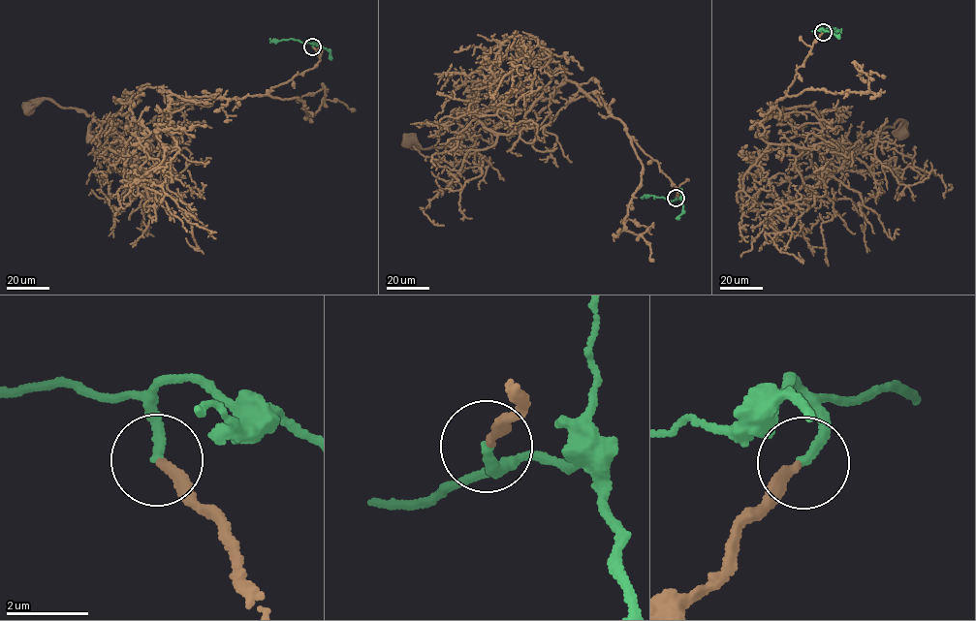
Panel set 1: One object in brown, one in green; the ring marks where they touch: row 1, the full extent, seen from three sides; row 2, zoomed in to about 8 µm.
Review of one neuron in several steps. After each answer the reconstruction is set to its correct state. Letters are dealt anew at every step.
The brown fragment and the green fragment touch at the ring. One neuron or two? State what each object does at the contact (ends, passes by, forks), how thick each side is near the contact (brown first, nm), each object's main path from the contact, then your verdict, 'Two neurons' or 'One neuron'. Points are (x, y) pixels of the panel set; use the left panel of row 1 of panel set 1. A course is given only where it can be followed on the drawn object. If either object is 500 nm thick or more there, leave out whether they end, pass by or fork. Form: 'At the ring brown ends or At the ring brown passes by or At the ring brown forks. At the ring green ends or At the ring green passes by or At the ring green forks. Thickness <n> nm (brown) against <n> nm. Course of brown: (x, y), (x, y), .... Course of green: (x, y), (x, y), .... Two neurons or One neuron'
At the ring brown ends. At the ring green ends. Thickness 200 nm (brown) against 220 nm. Course of brown: (312, 46), (316, 66), (264, 95), (186, 100), (147, 83), (89, 130), (92, 116), (75, 108), (26, 106). Course of green: (312, 46), (311, 43), (293, 38), (273, 42), (269, 39). One neuron

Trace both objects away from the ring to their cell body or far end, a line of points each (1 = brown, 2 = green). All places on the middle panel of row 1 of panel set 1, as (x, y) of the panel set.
1: (676, 198), (626, 126), (569, 80), (539, 114), (473, 104), (457, 115), (460, 139), (421, 149), (407, 139)
2: (676, 198), (669, 201), (650, 195), (643, 199)

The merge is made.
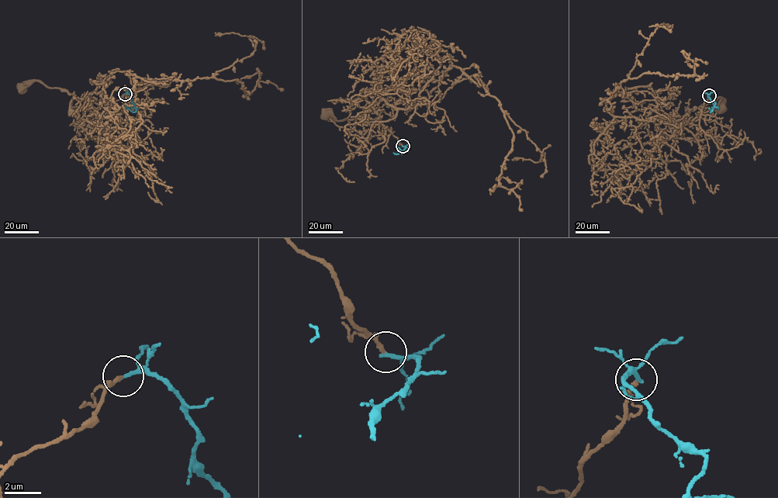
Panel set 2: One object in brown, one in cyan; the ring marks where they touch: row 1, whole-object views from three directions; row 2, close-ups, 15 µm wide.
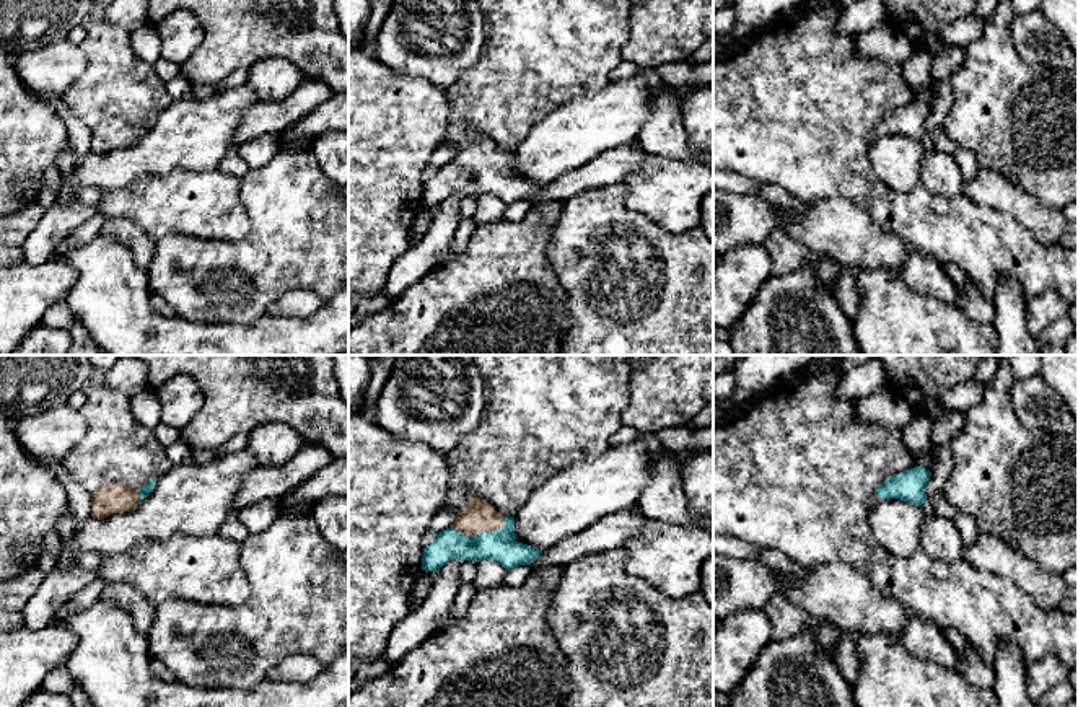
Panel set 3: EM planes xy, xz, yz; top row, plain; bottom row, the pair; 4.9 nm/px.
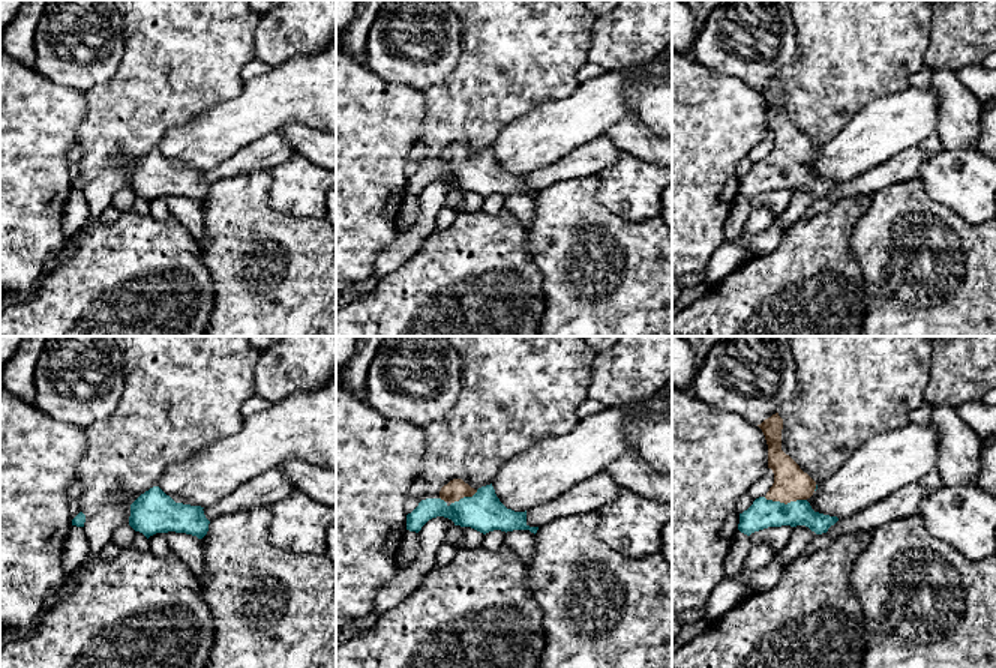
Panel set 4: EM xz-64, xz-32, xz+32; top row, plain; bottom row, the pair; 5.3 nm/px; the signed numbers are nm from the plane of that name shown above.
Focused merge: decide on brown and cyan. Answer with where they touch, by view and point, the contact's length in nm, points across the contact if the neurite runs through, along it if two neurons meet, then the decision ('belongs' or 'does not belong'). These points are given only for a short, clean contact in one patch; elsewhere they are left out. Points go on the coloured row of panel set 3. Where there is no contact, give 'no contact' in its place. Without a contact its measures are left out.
xz (481, 531) | 280 nm | across xz (479, 517), (481, 531), (499, 546) | belongs

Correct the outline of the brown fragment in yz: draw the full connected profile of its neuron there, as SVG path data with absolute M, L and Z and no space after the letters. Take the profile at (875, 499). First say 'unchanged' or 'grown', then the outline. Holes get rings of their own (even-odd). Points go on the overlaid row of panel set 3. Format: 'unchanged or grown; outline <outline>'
grown; outline M922 466L910 468L889 476L876 490L871 505L881 500L899 498L910 505L922 507L927 502L925 487L931 472Z

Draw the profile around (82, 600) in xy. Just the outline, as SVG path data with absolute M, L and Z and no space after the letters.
M96 577L88 586L75 593L65 604L62 604L52 619L52 624L62 626L62 617L70 613L78 613L90 608L94 601L101 598L106 583Z

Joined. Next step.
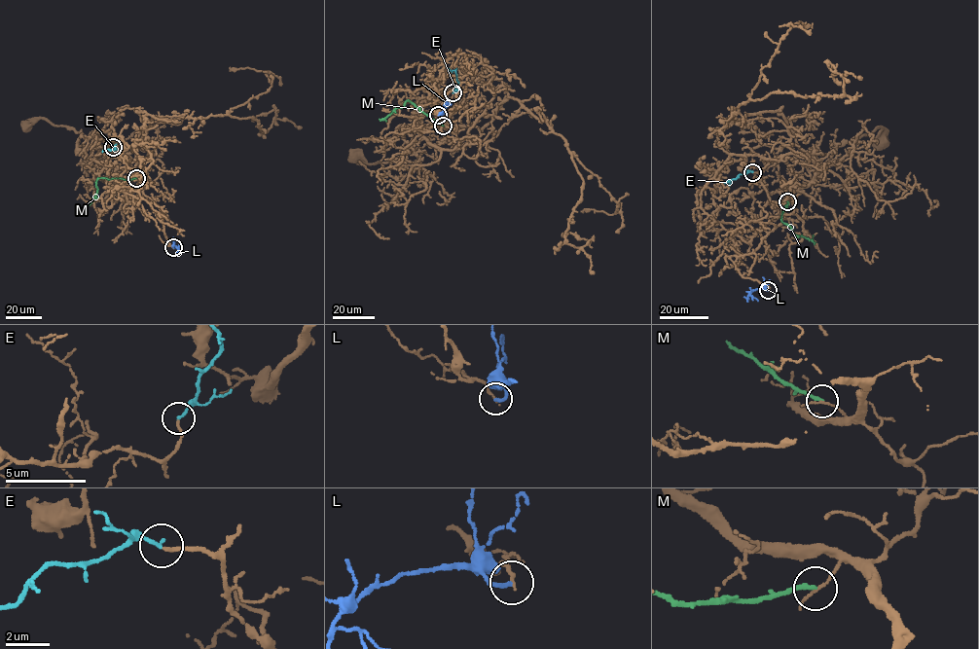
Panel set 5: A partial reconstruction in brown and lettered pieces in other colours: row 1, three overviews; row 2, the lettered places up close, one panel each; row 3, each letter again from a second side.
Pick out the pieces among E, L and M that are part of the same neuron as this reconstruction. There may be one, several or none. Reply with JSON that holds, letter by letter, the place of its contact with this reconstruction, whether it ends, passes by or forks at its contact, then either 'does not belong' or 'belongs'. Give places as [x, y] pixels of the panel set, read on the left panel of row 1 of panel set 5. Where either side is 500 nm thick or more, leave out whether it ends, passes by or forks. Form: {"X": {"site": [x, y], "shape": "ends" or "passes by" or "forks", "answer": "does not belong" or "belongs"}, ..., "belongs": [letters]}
{"E": {"site": [113, 147], "shape": "ends", "answer": "belongs"}, "L": {"site": [173, 247], "shape": "ends", "answer": "does not belong"}, "M": {"site": [136, 178], "shape": "ends", "answer": "does not belong"}, "belongs": ["E"]}

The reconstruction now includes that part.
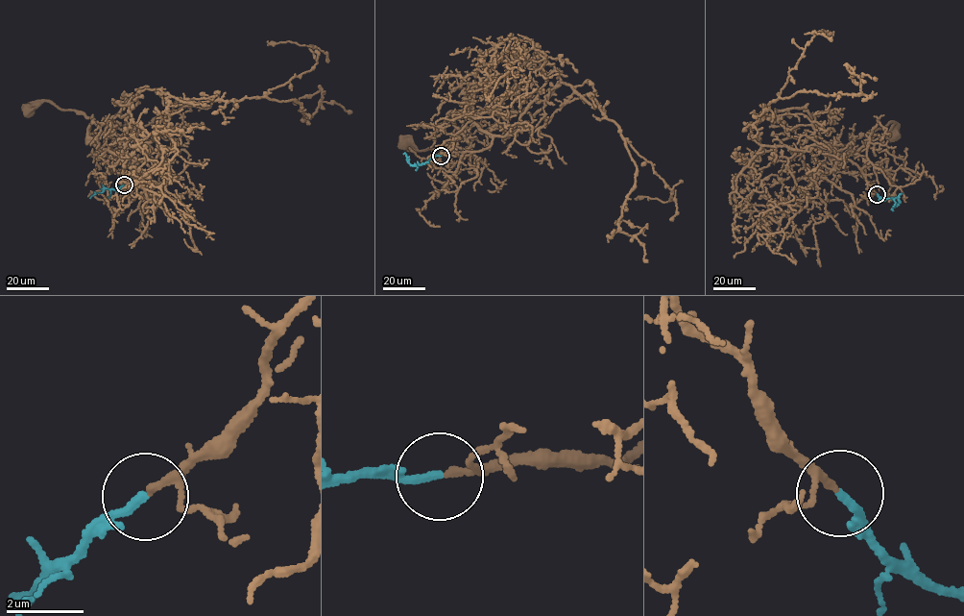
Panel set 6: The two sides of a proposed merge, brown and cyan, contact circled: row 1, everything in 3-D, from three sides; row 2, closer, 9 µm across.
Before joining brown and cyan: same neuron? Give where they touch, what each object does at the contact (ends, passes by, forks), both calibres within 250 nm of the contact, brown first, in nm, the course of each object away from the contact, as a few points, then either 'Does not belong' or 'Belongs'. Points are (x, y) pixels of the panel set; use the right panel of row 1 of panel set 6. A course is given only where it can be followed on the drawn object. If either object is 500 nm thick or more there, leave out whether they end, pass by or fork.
Place: (877, 194). At the ring brown passes by. At the ring cyan ends. Thickness 130 nm (brown) against 220 nm. Course of brown: (877, 193), (851, 161), (838, 156), (833, 169), (855, 139), (885, 130), (892, 122), (892, 133). Course of cyan: (877, 193), (882, 199), (897, 198), (900, 202), (893, 210). Belongs

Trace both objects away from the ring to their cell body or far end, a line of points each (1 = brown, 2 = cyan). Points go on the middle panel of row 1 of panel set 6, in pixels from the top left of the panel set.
1: (441, 155), (486, 148), (492, 135), (456, 111), (456, 140), (417, 151), (403, 141)
2: (441, 155), (416, 165), (407, 161), (403, 154)

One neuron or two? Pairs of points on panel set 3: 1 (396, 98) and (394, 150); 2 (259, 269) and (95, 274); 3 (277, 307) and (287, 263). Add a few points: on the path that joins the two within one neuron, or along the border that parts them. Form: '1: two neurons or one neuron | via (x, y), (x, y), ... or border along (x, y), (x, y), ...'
1: one neuron | via (396, 111), (394, 137)
2: two neurons | border along (144, 271), (150, 290)
3: two neurons | border along (316, 294), (285, 292), (266, 313)

